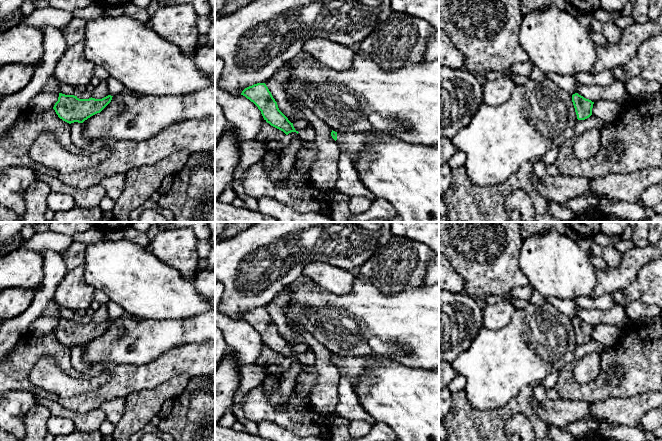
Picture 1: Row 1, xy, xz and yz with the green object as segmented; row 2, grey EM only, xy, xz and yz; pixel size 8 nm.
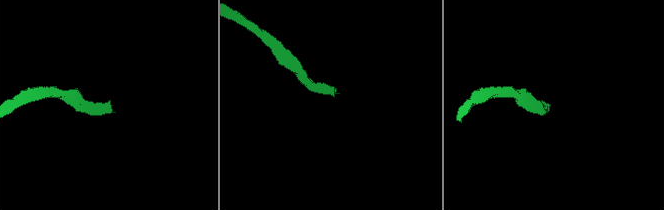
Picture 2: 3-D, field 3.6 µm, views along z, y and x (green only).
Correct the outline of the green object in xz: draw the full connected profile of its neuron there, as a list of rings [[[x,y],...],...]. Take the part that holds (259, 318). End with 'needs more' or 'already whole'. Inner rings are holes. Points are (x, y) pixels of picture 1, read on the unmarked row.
[[[257,307],[245,312],[241,319],[253,326],[264,344],[271,350],[283,355],[286,359],[291,356],[299,357],[295,354],[293,347],[279,334],[277,326],[265,307]]]; already whole

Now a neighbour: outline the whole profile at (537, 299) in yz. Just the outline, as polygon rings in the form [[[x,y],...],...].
[[[534,290],[532,294],[532,302],[536,306],[542,306],[543,304],[547,304],[546,297],[539,294],[537,291]]]

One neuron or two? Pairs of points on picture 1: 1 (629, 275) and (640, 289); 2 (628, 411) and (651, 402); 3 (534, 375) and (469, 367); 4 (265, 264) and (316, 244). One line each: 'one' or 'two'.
1: two
2: one
3: one
4: one

